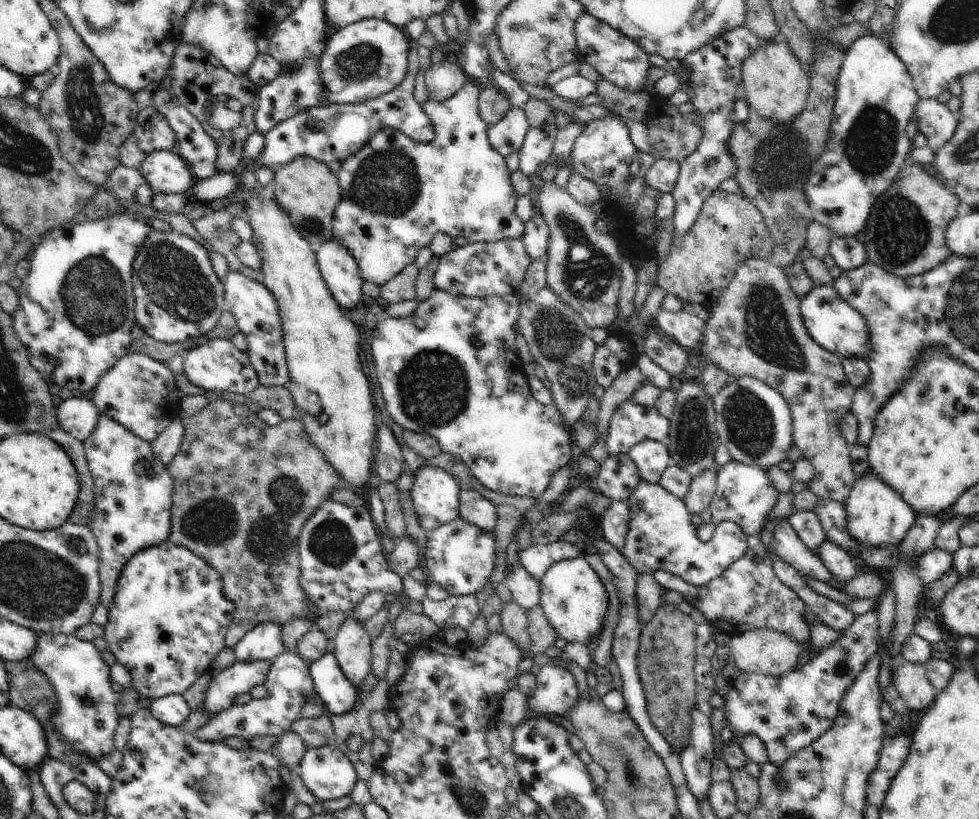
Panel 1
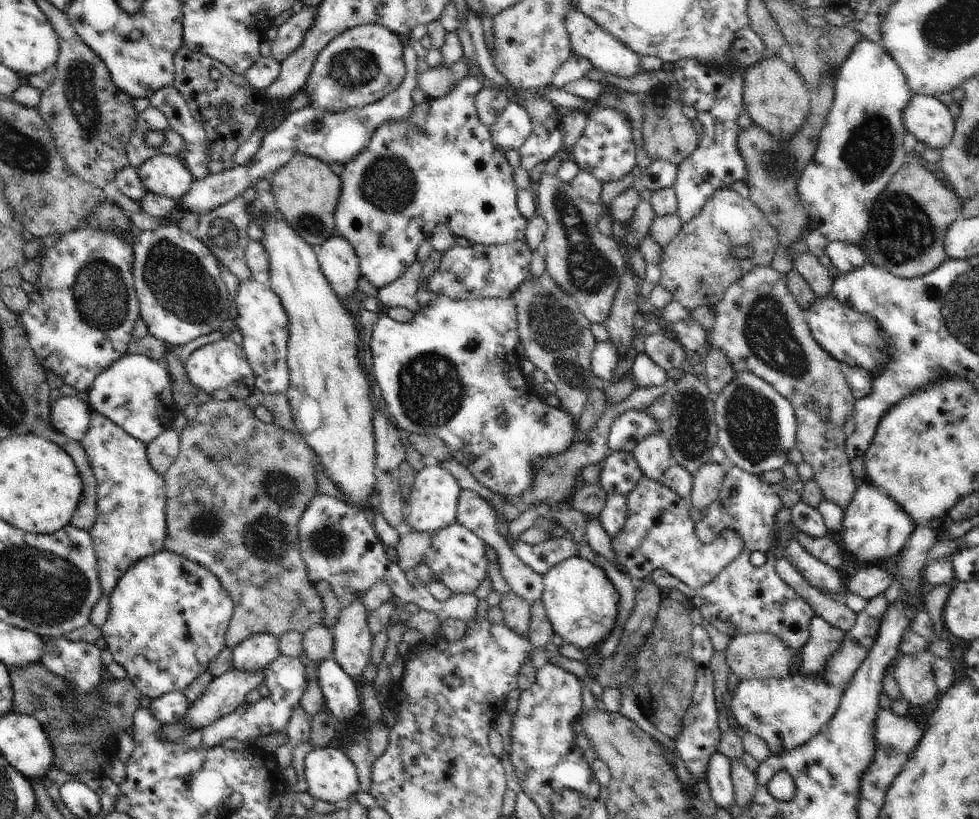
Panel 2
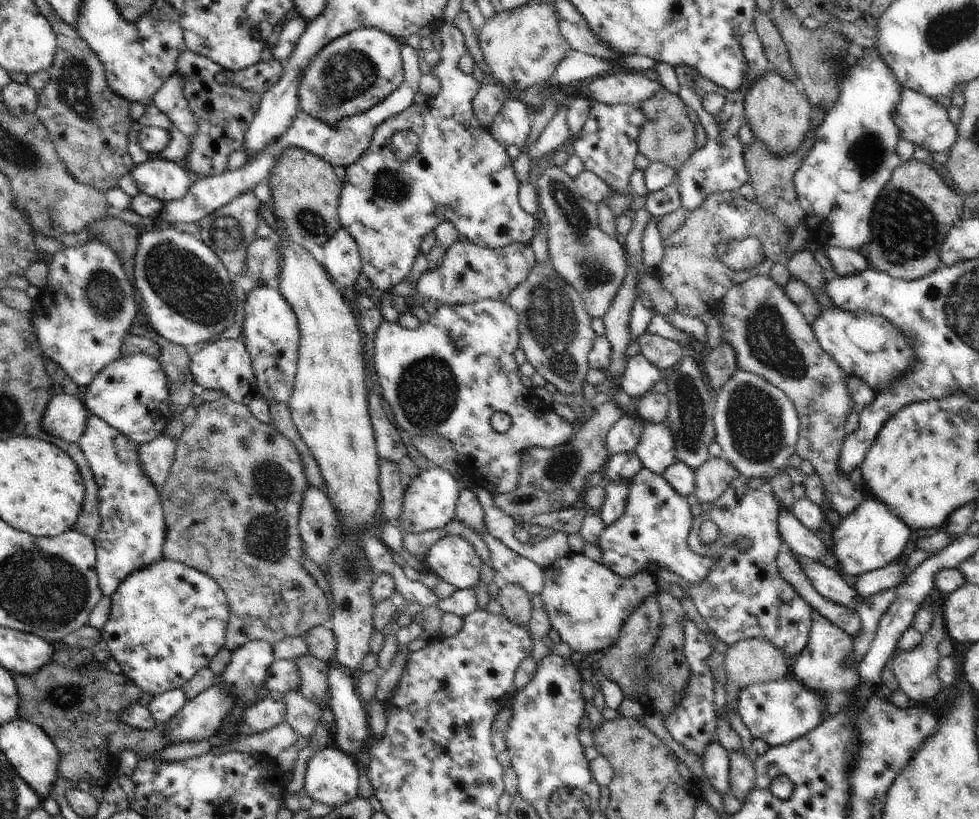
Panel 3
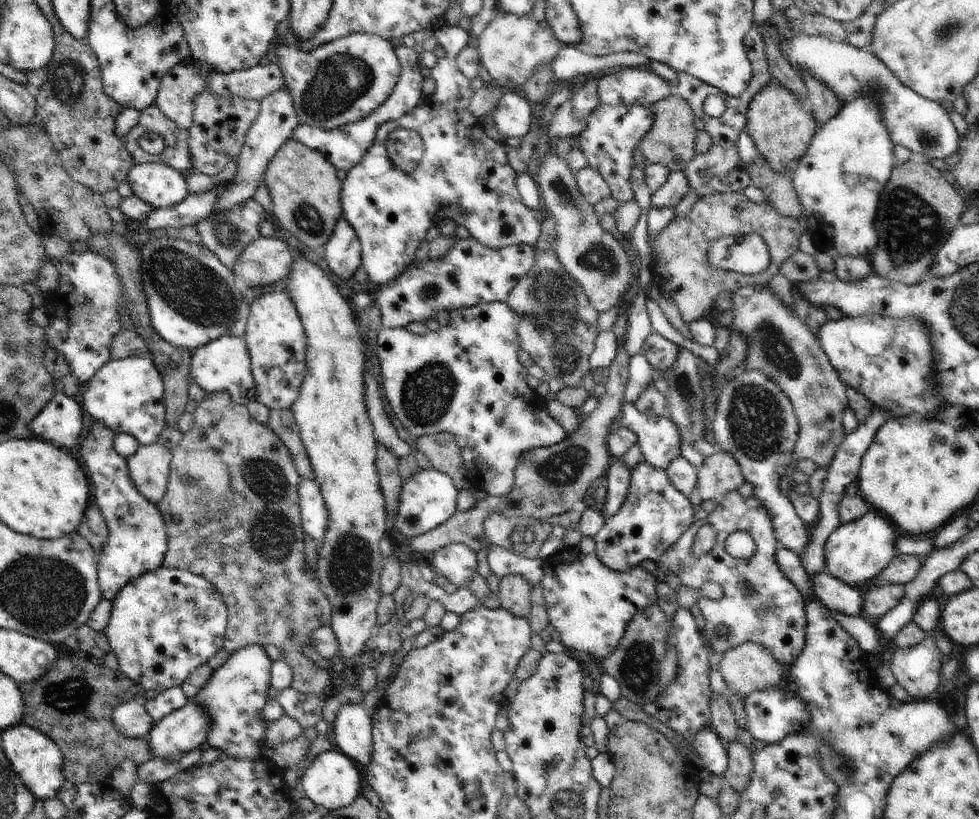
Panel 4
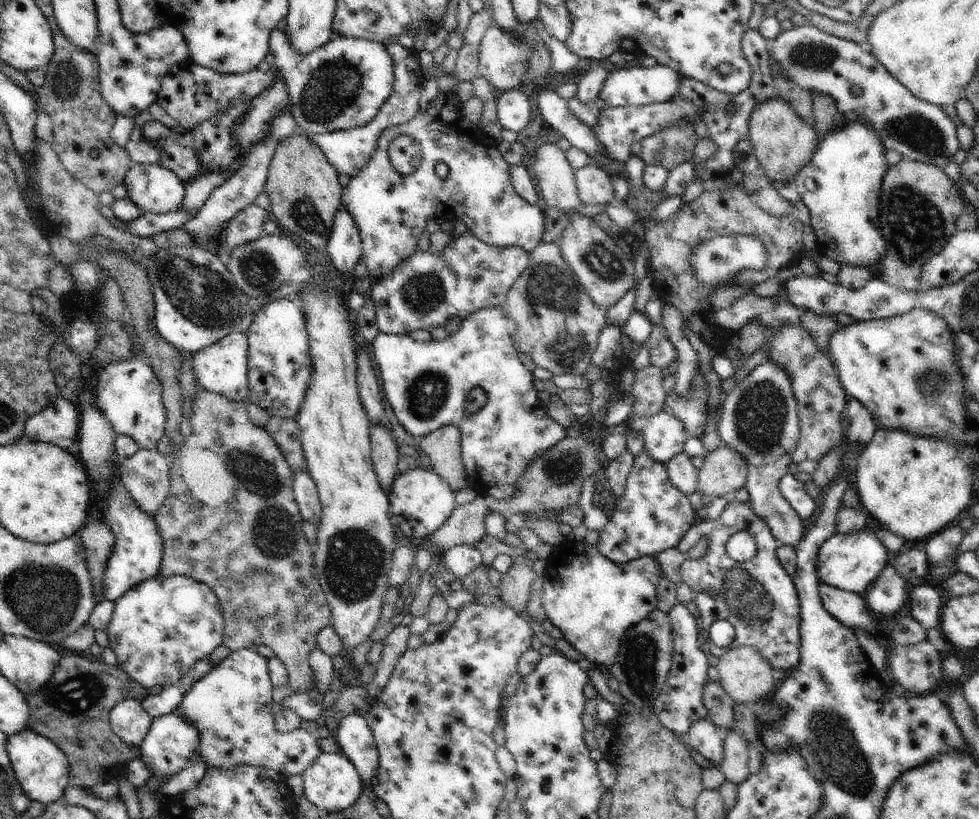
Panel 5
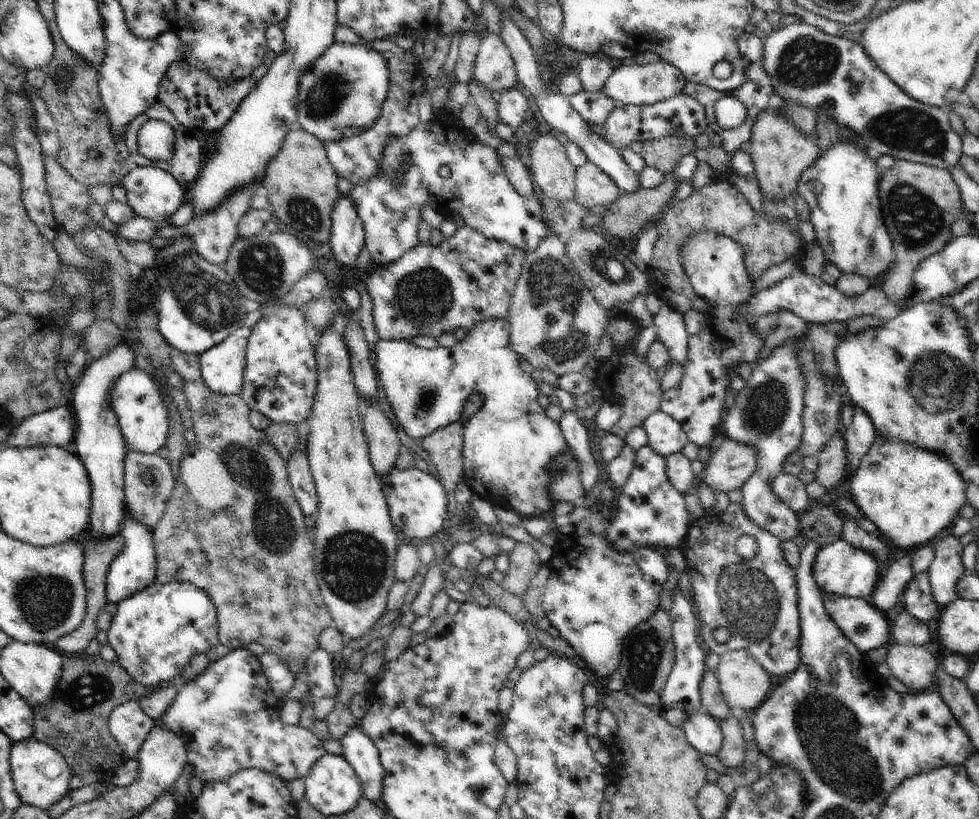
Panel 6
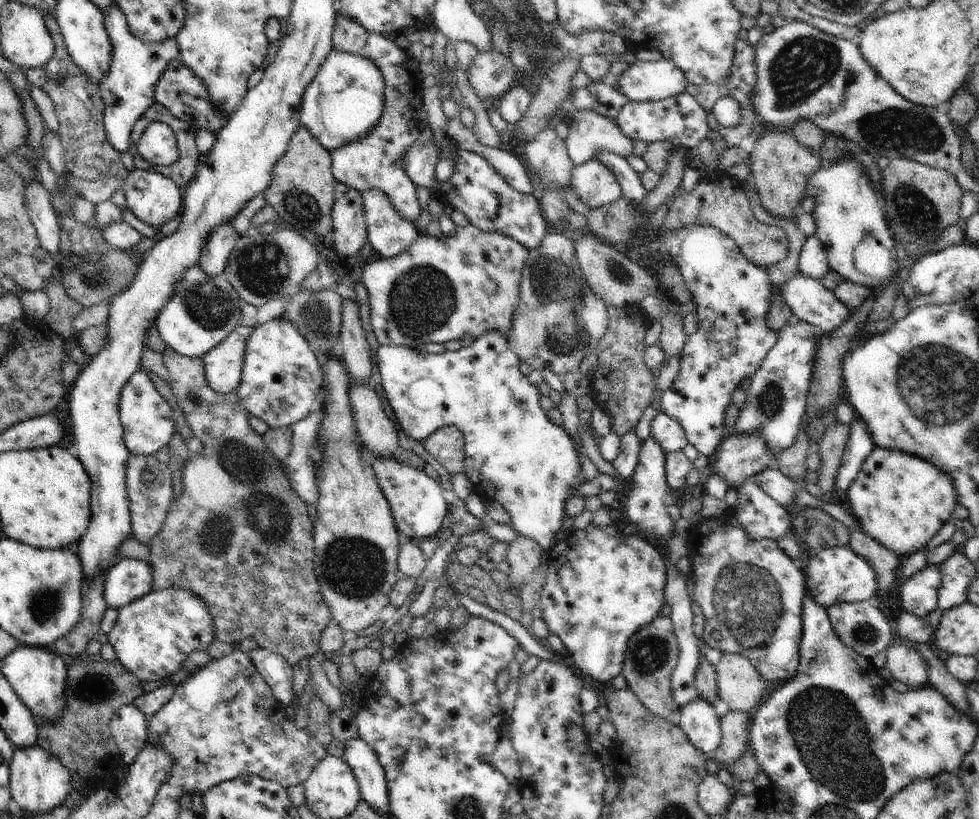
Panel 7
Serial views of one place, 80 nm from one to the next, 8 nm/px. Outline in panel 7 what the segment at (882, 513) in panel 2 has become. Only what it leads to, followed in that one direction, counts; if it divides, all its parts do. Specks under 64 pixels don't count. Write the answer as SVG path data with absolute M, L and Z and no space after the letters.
M832 547L811 555L805 566L807 592L816 604L828 610L832 605L859 603L875 600L877 591L876 573L872 567L849 547Z

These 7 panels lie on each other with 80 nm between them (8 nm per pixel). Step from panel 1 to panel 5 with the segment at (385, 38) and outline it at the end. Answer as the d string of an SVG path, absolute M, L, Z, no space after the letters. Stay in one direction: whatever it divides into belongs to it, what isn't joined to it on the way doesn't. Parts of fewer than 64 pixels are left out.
M277 27L269 40L273 67L286 79L291 115L300 130L312 135L363 127L378 114L393 89L394 63L383 43L356 37L337 37L302 57Z

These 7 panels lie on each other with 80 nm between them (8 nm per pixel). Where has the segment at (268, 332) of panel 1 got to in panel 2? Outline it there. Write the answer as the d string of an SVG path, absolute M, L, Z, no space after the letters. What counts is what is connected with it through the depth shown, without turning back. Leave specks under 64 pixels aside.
M240 279L235 295L234 301L238 310L236 324L244 337L242 350L254 372L256 389L269 394L287 393L289 386L287 347L290 334L288 314L280 298L270 287L254 279Z

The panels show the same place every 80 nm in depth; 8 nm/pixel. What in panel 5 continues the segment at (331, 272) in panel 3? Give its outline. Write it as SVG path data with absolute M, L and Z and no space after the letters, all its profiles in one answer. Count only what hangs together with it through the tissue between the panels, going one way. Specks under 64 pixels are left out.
M343 206L335 214L333 227L326 248L337 270L353 272L354 266L363 256L360 229L352 214Z

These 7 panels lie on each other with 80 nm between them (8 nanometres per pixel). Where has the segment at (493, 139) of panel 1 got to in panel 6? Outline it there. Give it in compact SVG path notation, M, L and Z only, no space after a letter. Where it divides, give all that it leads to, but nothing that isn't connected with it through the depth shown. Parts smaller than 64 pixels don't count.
M520 86L502 92L497 96L499 120L508 124L513 130L527 121L529 99L520 91Z

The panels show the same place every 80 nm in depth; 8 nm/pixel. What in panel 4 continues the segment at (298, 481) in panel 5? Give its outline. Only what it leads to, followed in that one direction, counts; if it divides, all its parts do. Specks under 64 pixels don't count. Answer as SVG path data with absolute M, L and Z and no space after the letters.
M302 477L298 494L303 531L320 546L328 524L327 508L320 487L315 480Z

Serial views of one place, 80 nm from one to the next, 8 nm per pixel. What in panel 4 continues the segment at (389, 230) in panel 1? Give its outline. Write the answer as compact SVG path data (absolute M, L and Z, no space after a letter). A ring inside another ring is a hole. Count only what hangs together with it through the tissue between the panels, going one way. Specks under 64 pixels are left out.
M446 23L432 34L445 48L445 55L431 68L430 76L435 80L435 91L427 102L419 104L402 118L380 126L363 159L347 172L341 190L342 217L349 222L359 238L361 265L364 266L368 279L379 287L395 281L395 278L405 272L416 260L415 252L428 229L442 221L454 221L457 225L464 226L480 244L491 249L503 249L510 245L534 247L545 219L542 209L528 208L522 202L515 183L517 172L508 162L505 144L499 144L490 138L484 131L482 121L468 110L471 96L474 94L470 89L471 80L460 72L455 61L467 45L467 30ZM388 128L412 129L422 137L423 157L410 174L395 167L388 156L385 145L389 137Z

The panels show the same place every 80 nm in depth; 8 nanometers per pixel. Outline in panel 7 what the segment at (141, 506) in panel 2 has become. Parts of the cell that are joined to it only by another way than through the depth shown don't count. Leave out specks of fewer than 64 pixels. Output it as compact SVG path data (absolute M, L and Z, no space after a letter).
M120 560L105 574L104 600L112 614L152 591L153 568L146 561Z

